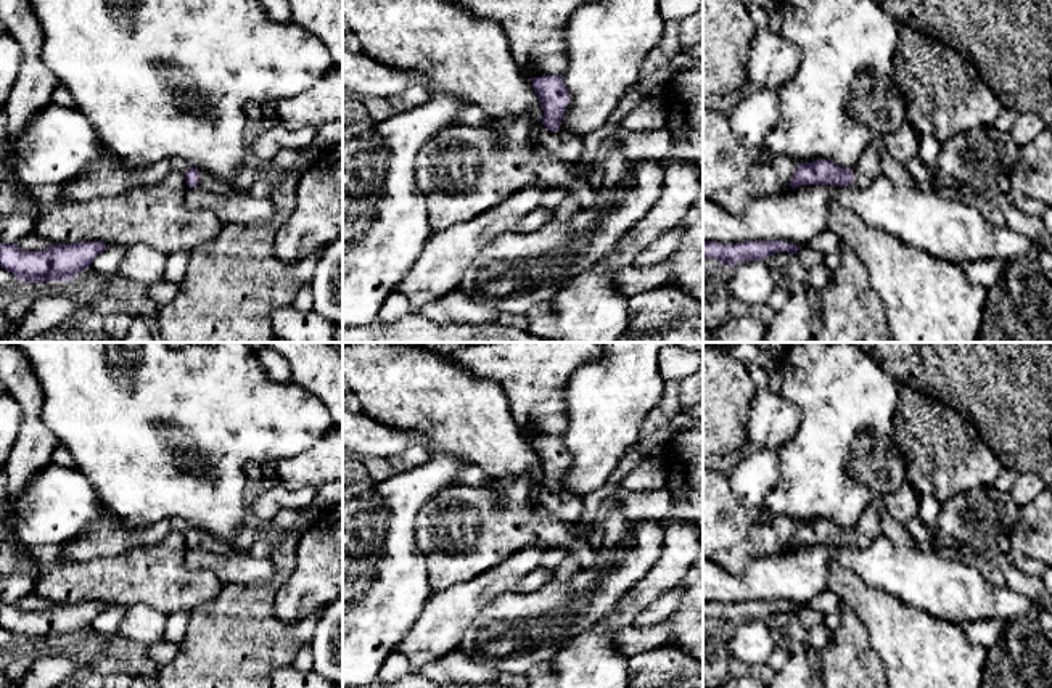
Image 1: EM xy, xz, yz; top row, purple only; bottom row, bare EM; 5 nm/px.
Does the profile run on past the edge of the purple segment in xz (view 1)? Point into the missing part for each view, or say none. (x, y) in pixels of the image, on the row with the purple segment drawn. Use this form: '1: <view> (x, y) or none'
1: xz (568, 147)

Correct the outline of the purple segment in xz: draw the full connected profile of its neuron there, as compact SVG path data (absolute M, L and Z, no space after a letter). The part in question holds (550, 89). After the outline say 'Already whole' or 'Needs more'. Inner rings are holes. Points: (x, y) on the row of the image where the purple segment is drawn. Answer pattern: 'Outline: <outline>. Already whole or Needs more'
Outline: M563 76L532 77L531 82L544 111L537 146L561 161L579 161L582 154L582 137L560 127L565 108L569 103Z. Needs more

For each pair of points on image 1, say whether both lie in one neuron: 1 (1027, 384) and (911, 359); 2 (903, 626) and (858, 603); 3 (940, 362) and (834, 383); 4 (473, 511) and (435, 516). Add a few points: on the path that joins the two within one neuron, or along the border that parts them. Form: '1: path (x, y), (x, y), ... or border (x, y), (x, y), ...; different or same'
1: path (998, 359), (940, 359); same
2: path (891, 624), (869, 605); same
3: border (874, 359), (899, 383); different
4: path (464, 516), (444, 516); same

